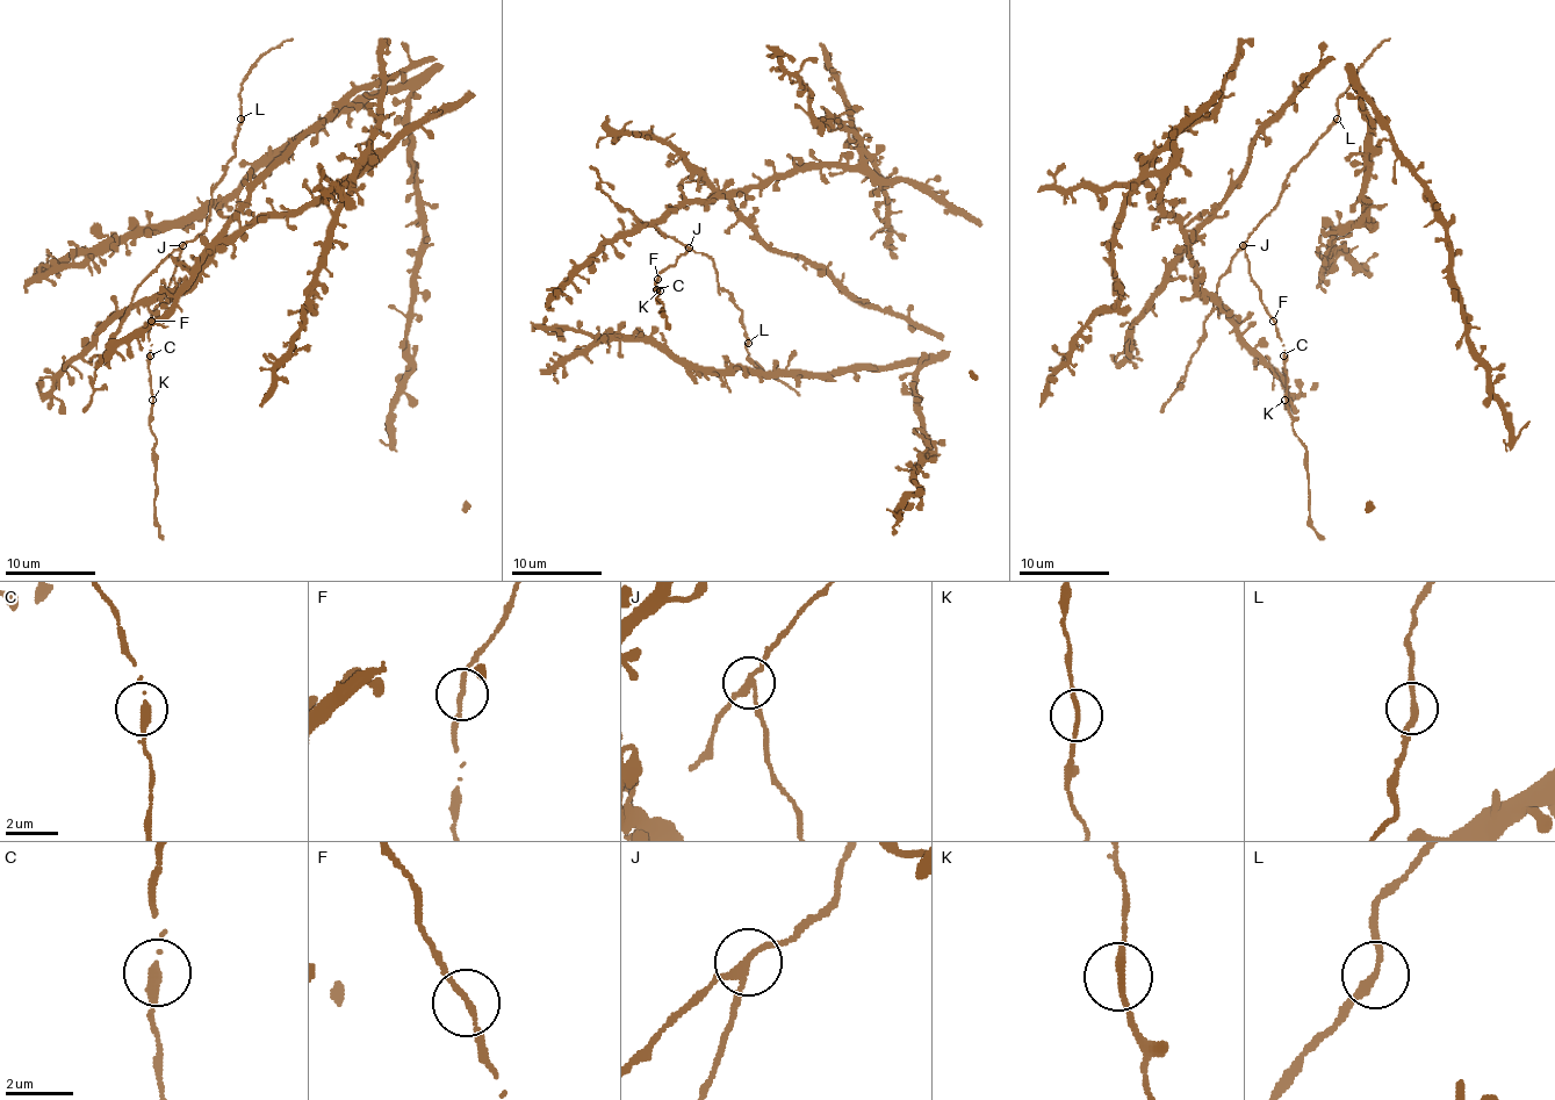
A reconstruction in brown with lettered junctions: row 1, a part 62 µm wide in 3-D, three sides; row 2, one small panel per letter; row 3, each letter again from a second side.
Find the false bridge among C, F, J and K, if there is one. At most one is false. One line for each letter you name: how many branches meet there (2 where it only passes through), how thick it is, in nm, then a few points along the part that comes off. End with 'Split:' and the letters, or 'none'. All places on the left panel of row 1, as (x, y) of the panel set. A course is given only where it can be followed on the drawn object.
J: 3 branches meet; 190 nm thick; foreign part runs (181, 245), (207, 227), (211, 191), (234, 155), (234, 138), (240, 123), (240, 81), (264, 55), (293, 38)
Split: J

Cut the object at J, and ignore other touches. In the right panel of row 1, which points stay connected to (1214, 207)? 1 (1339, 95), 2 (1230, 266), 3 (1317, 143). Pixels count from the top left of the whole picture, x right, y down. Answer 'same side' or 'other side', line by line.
1: other side
2: other side
3: other side

